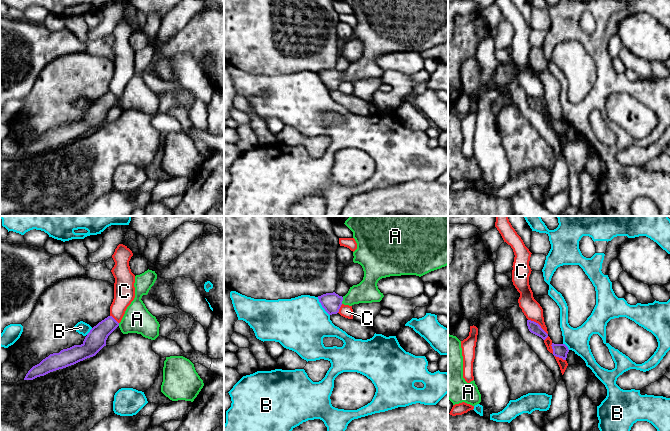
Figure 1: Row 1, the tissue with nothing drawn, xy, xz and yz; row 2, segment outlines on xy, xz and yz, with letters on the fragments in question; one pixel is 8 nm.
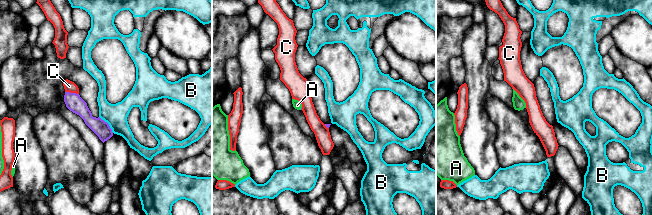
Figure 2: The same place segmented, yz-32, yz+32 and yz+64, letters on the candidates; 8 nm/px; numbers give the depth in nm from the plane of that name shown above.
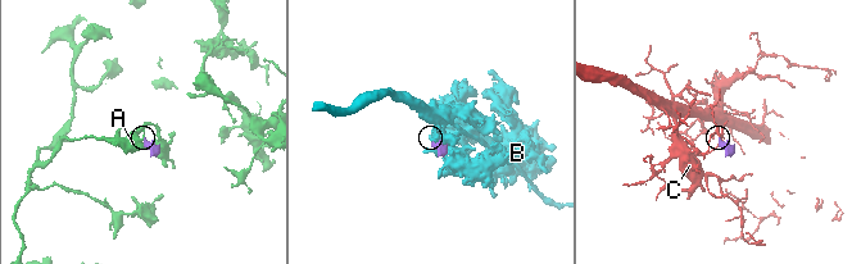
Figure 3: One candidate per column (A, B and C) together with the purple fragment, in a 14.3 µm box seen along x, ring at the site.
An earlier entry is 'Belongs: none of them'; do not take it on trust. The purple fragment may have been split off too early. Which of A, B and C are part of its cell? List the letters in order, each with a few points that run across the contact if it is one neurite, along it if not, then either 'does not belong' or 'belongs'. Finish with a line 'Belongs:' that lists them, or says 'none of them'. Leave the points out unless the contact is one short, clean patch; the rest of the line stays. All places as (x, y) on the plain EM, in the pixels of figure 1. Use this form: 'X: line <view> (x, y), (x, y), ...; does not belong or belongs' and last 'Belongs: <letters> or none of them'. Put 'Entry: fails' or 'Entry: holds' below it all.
A: line xz (331, 78), (342, 76), (367, 67); belongs
B: does not belong
C: line yz (528, 95), (536, 98), (547, 110); does not belong
Belongs: A
Entry: fails

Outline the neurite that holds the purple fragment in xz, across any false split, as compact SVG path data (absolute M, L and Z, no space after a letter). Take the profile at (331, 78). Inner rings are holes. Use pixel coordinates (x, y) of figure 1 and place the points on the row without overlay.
M345 0L352 8L357 19L357 25L353 28L353 38L362 42L363 56L350 63L345 72L339 72L335 68L318 72L319 78L329 90L337 90L342 80L352 82L359 79L380 78L384 73L378 65L380 55L390 52L416 51L423 52L431 47L448 41L448 0Z

